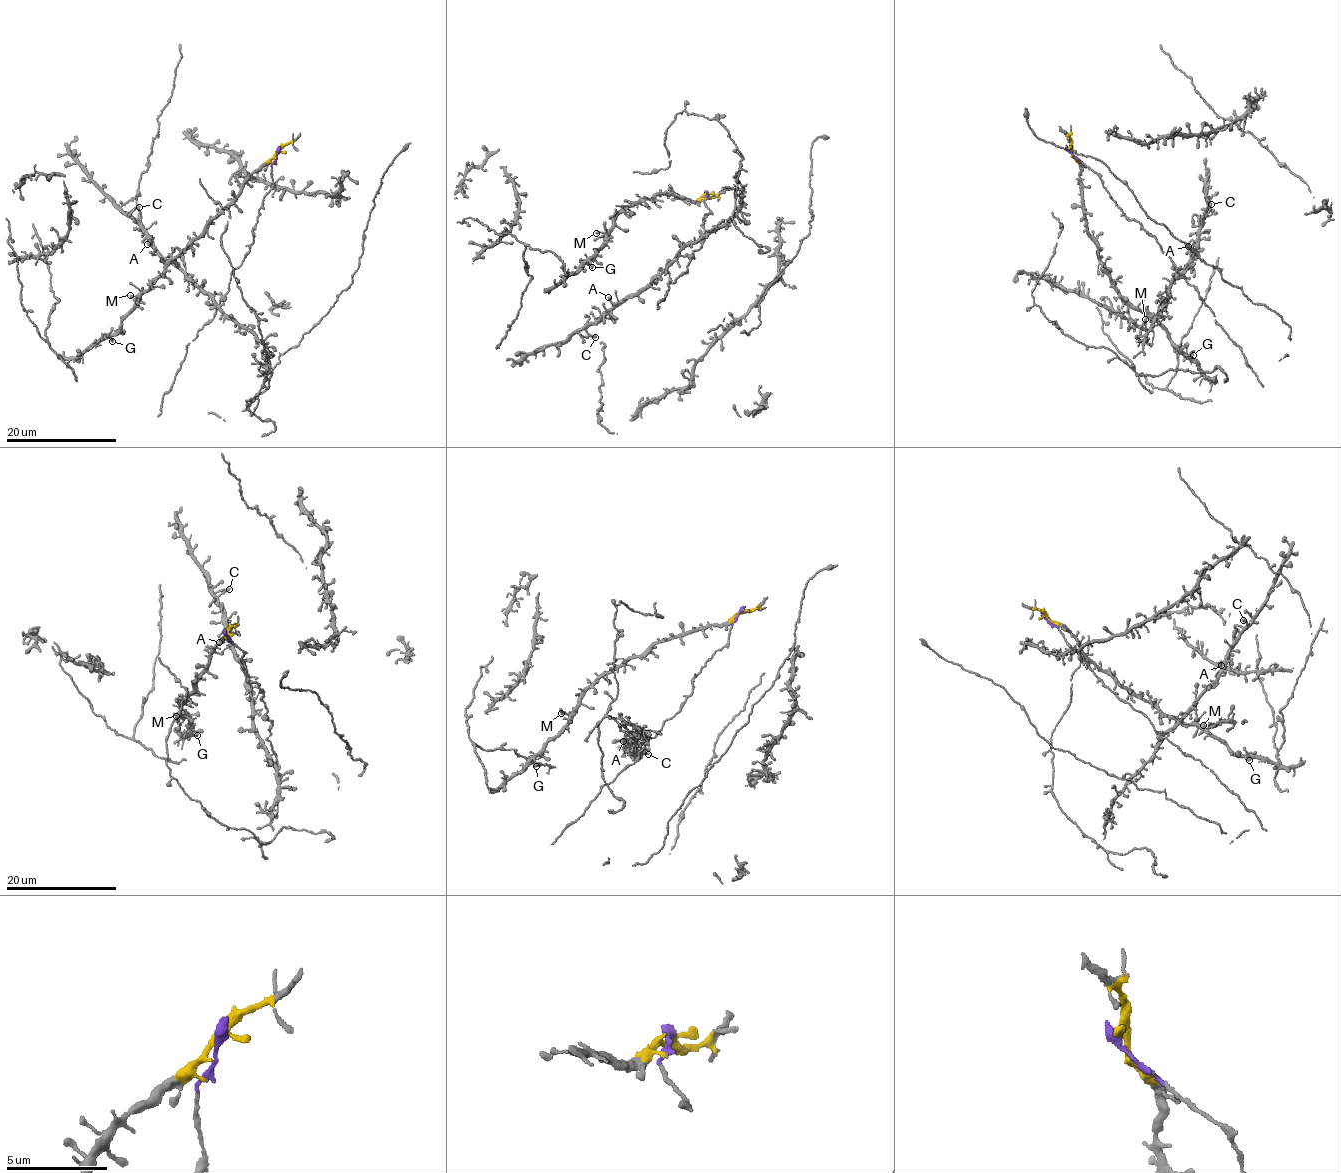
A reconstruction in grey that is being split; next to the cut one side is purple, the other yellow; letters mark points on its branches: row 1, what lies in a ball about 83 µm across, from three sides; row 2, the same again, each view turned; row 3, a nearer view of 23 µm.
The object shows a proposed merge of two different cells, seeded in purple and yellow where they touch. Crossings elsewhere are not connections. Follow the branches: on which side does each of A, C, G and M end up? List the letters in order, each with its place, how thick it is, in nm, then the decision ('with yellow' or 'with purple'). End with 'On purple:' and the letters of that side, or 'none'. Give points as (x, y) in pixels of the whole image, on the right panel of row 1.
A: place (1188, 246); calibre 320 nm; with purple
C: place (1211, 204); calibre 280 nm; with purple
G: place (1193, 355); calibre 280 nm; with yellow
M: place (1145, 319); calibre 240 nm; with yellow
On purple: A, C

